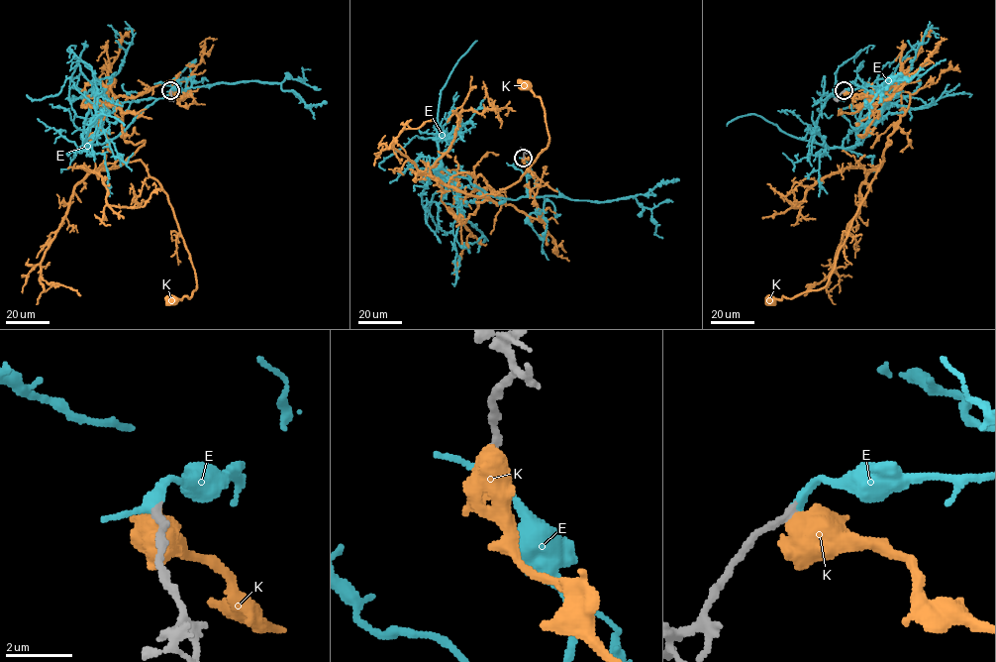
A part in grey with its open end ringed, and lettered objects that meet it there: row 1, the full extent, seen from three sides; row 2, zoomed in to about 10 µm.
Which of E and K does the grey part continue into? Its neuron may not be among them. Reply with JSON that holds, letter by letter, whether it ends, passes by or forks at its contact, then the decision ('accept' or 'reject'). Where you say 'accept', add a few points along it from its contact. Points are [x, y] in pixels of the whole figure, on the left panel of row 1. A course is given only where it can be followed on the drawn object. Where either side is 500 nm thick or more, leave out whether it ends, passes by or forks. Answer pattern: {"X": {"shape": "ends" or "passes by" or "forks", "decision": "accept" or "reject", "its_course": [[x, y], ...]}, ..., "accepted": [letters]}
{"E": {"shape": "passes by", "decision": "accept", "its_course": [[170, 91], [115, 138], [87, 148], [95, 106], [69, 78], [58, 93], [27, 95], [33, 99]]}, "K": {"decision": "reject"}, "accepted": ["E"]}

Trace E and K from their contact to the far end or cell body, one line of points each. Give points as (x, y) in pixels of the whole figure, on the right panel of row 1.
E: (844, 91), (874, 86), (885, 97), (880, 120), (861, 144), (819, 145), (824, 78), (825, 93), (856, 99)
K: (844, 91), (888, 99), (904, 81), (873, 97), (892, 85), (909, 93), (909, 105), (827, 283), (772, 299)

